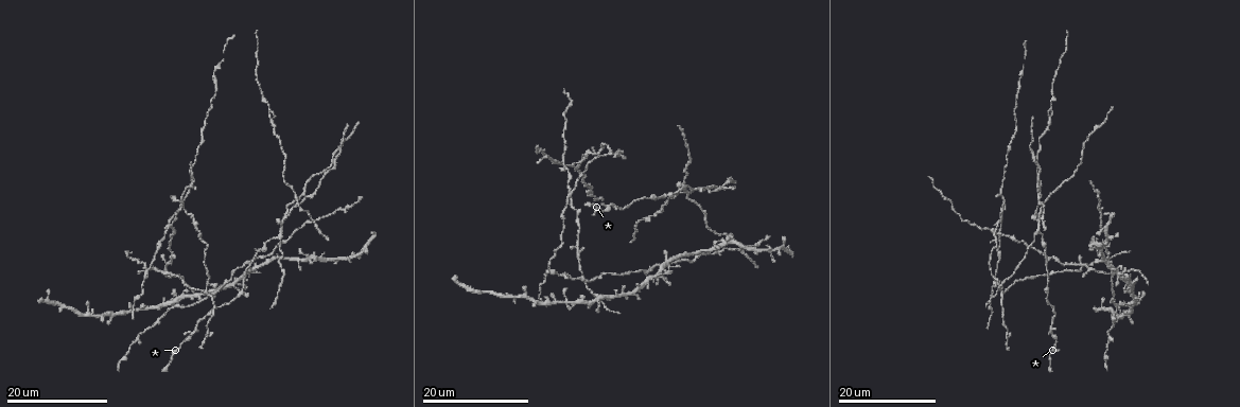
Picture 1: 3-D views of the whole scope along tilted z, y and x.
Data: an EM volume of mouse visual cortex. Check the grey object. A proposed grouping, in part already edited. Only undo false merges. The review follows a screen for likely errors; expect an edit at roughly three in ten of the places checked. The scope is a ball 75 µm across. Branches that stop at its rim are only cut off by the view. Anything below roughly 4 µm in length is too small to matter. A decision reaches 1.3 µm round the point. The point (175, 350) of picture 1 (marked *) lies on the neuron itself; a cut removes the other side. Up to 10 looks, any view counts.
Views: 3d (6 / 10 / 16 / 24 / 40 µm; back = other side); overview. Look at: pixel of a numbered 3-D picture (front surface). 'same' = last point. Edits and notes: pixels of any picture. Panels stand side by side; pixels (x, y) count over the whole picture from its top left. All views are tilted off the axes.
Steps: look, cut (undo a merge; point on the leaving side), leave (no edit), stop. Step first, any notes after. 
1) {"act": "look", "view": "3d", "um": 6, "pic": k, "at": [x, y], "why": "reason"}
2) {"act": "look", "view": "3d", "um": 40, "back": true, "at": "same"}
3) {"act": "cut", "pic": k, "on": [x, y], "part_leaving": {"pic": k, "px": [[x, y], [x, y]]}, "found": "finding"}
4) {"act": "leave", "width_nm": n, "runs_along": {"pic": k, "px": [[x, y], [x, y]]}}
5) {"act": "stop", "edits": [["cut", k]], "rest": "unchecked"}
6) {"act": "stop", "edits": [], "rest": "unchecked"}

{"act": "look", "view": "3d", "um": 16, "pic": 1, "at": [653, 277], "why": "four or more arms meet"}

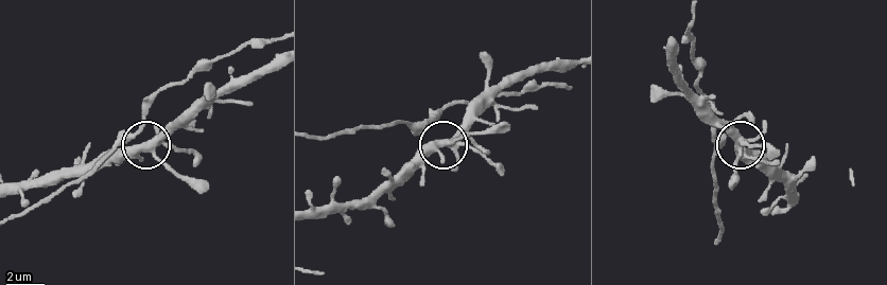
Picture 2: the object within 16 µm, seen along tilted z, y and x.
{"act": "look", "view": "3d", "um": 6, "pic": 2, "at": [446, 144]}

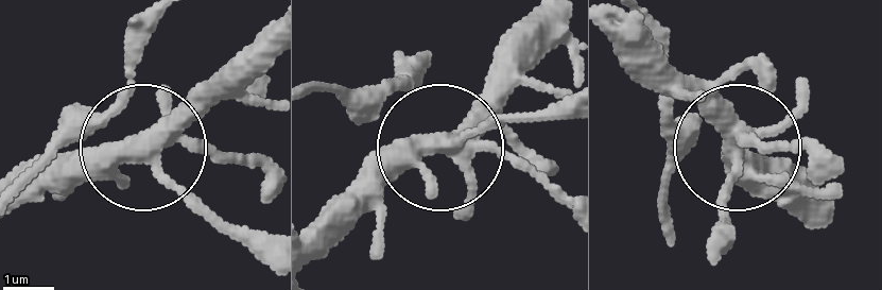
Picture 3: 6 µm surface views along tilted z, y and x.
{"act": "leave", "found": "all the same neuron"}

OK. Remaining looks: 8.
{"act": "look", "view": "3d", "um": 24, "pic": 1, "at": [696, 188], "why": "four-way junction"}

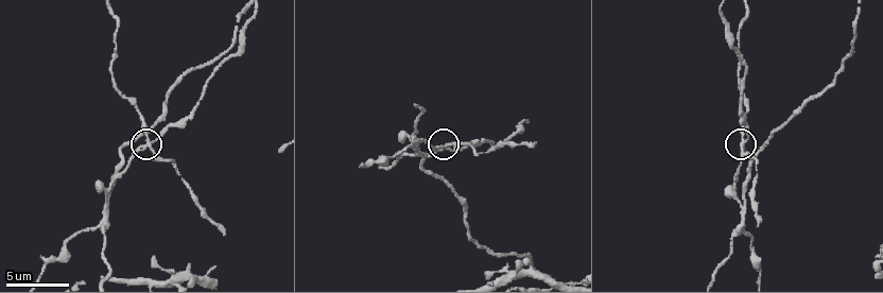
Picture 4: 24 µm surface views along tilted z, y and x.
{"act": "look", "view": "3d", "um": 6, "pic": 4, "at": [447, 145]}

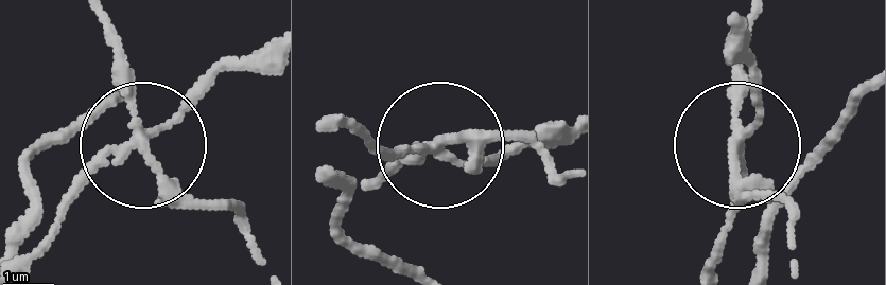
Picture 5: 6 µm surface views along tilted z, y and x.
{"act": "cut", "pic": 5, "on": [178, 201], "width_nm": 190, "part_leaving": {"pic": 5, "px": [[137, 137], [104, 17]]}, "found": "two neurons meet here"}

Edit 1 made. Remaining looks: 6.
{"act": "look", "view": "overview"}

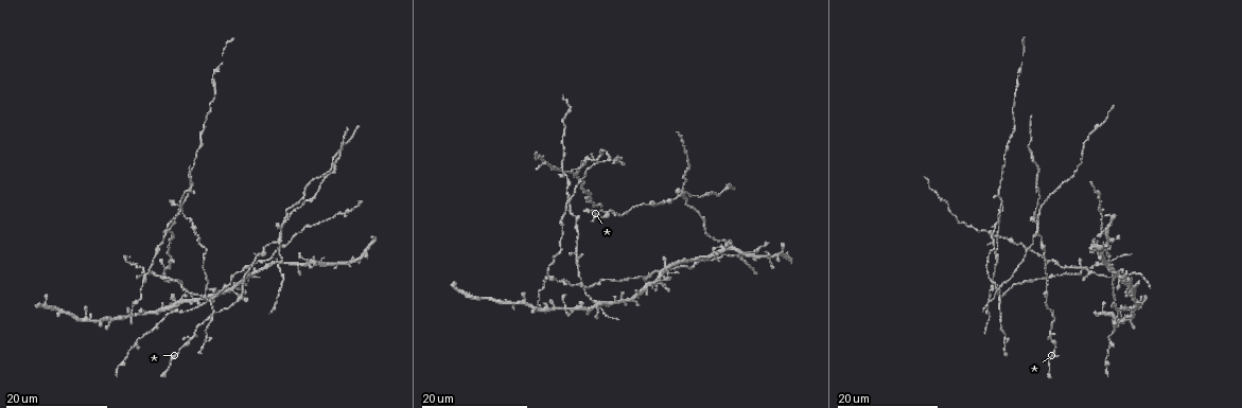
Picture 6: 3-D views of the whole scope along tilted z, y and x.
{"act": "look", "view": "3d", "um": 16, "pic": 6, "at": [998, 214], "why": "four or more arms meet"}

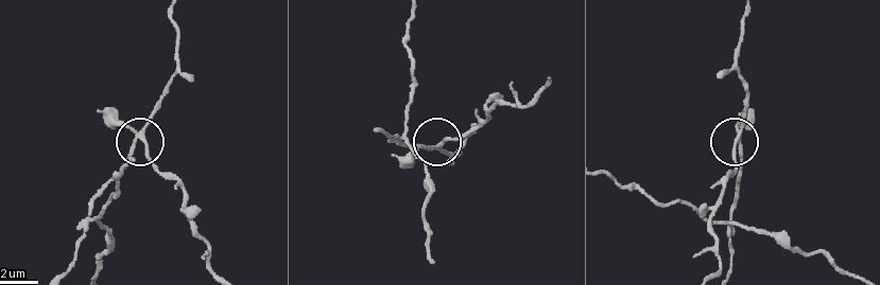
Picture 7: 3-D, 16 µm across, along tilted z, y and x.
{"act": "look", "view": "3d", "um": 10, "pic": 7, "at": [440, 145]}

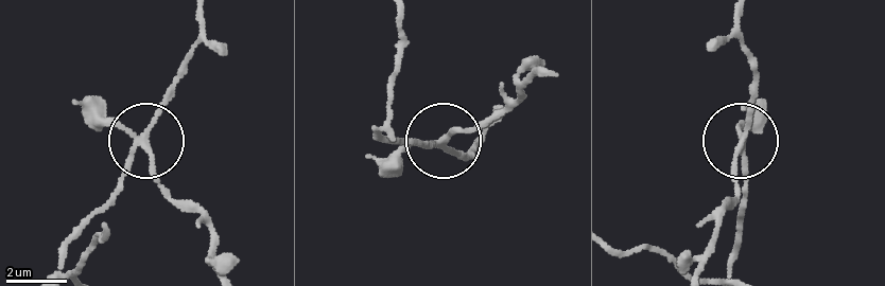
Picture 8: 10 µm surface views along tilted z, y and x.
{"act": "look", "view": "3d", "um": 6, "pic": 8, "at": [147, 145]}

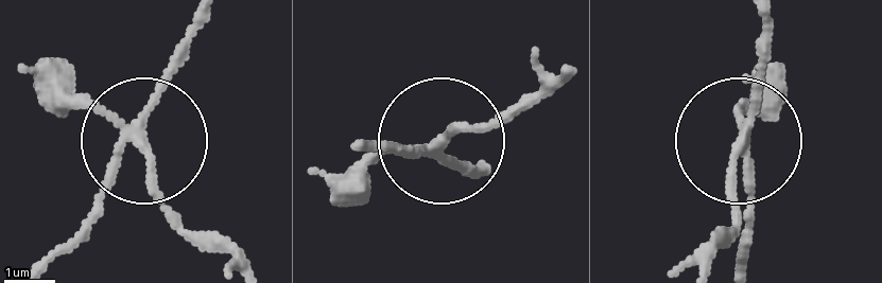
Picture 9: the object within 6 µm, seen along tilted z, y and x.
{"act": "cut", "pic": 9, "on": [72, 104], "part_leaving": {"pic": 9, "px": [[138, 140], [165, 210], [237, 270]]}, "found": "a second neuron is stuck on"}

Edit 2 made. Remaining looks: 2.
{"act": "look", "view": "3d", "um": 24, "pic": 6, "at": [166, 226], "why": "four or more arms meet"}

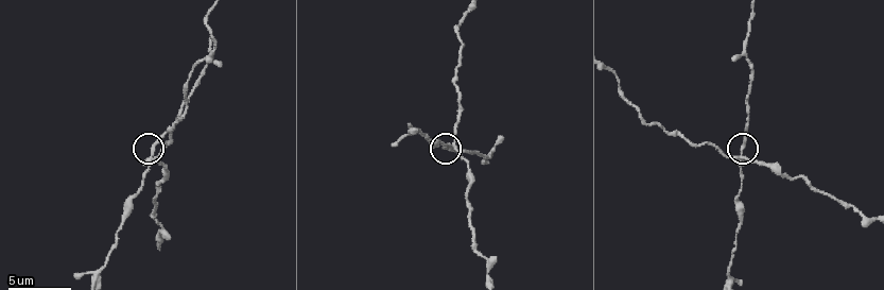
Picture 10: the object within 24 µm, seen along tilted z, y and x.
{"act": "look", "view": "3d", "um": 10, "pic": 10, "at": [740, 153]}

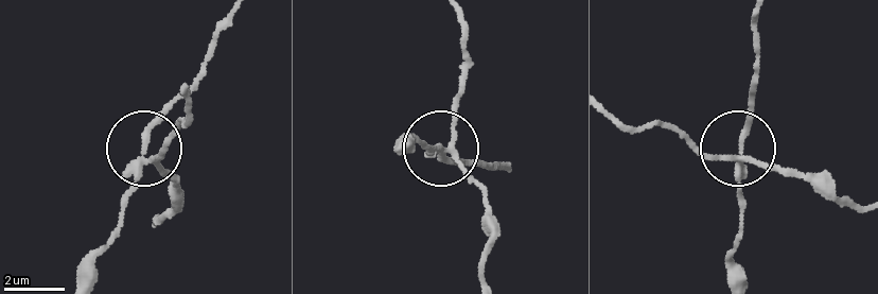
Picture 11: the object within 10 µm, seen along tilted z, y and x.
{"act": "cut", "pic": 11, "on": [163, 175], "side_arm_um": 23, "arms": 4, "found": "a second neuron is stuck on"}

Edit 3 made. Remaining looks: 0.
{"act": "stop", "edits": [["cut", 5], ["cut", 9], ["cut", 11]], "rest": "unchecked"}

